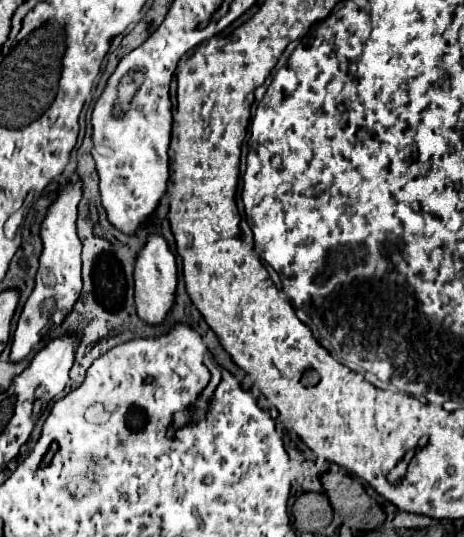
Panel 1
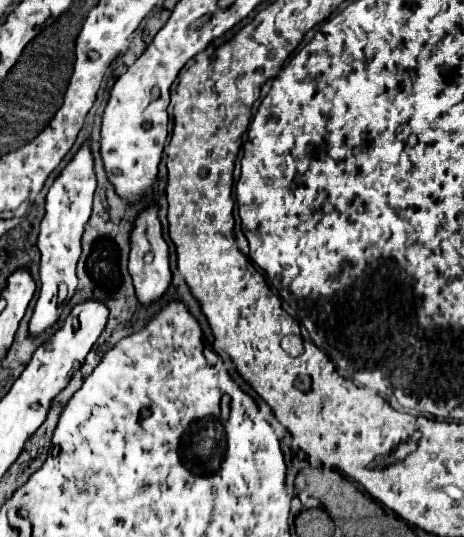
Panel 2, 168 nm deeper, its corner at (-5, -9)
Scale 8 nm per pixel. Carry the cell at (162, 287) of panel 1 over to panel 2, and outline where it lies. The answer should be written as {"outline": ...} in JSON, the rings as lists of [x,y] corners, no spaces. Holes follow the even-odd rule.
{"outline":[[[147,208],[135,220],[135,228],[131,232],[131,256],[129,256],[129,272],[137,290],[137,298],[143,306],[159,300],[167,288],[171,286],[171,270],[169,270],[169,246],[163,240],[161,224],[157,220],[157,208]]]}

